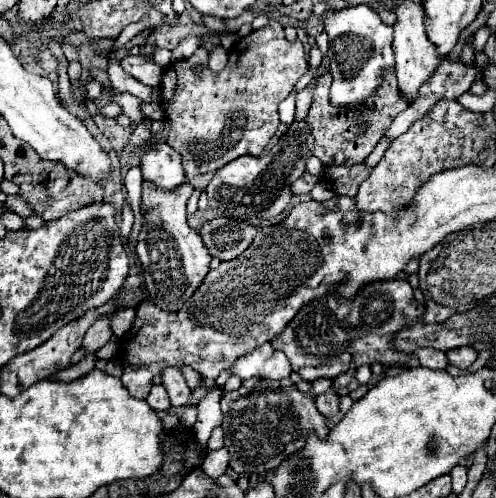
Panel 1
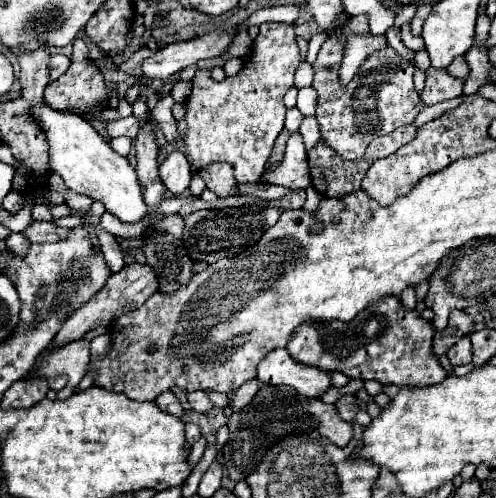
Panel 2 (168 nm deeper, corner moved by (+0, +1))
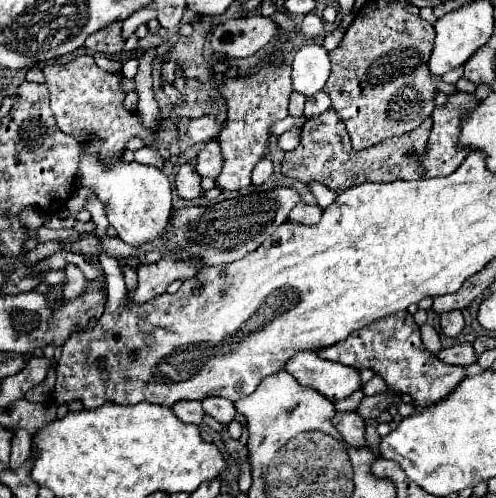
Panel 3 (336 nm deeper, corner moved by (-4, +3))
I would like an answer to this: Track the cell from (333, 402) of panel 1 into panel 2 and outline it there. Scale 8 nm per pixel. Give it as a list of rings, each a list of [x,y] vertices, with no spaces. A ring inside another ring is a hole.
[[[344,395],[344,397],[340,397],[340,399],[334,403],[334,407],[336,407],[340,419],[344,419],[344,421],[352,421],[354,415],[356,415],[356,411],[358,411],[356,397],[354,397],[354,395]]]

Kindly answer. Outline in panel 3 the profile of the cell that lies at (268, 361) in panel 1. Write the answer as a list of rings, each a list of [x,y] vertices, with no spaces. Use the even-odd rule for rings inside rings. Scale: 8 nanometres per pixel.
[[[296,353],[284,369],[292,373],[300,385],[320,391],[330,401],[346,399],[362,387],[358,369],[326,361],[316,353]]]

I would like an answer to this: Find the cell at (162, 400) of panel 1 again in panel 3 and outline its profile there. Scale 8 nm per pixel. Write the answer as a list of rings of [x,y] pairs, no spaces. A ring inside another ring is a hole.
[[[178,401],[172,407],[172,411],[180,421],[186,421],[186,423],[200,425],[204,419],[204,409],[202,409],[200,401]]]

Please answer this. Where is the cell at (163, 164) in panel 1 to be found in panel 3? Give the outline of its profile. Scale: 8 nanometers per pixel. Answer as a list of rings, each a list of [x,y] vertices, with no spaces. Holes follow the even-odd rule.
[[[184,163],[176,175],[176,189],[182,199],[196,199],[202,197],[202,187],[200,187],[200,175],[196,173],[194,165]]]

